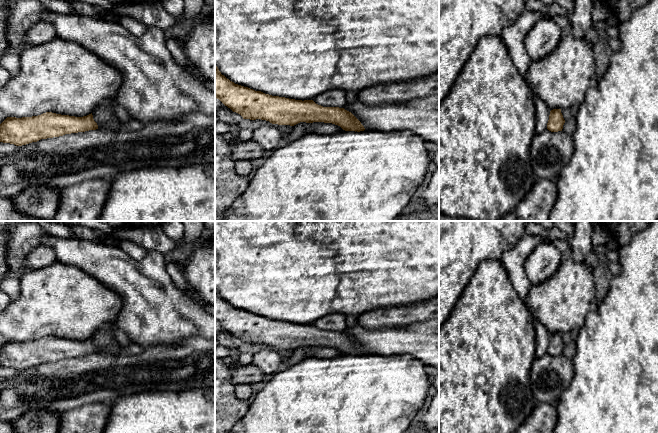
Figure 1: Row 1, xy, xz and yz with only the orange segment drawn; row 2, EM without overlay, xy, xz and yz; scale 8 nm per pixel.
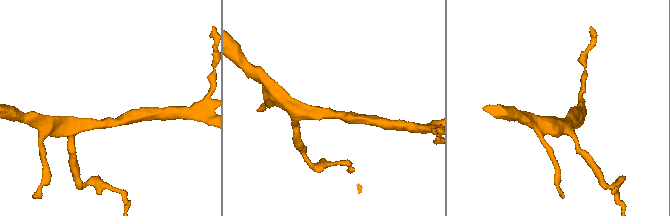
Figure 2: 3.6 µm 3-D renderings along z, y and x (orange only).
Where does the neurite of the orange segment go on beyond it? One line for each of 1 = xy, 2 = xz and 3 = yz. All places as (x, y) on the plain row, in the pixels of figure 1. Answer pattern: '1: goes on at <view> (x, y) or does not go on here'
1: does not go on here
2: does not go on here
3: does not go on here

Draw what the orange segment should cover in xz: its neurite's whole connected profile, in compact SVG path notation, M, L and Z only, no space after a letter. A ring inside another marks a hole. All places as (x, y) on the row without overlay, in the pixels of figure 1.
M215 289L215 321L233 336L240 338L243 343L266 344L272 348L294 350L300 346L324 346L340 350L345 355L364 355L361 346L349 335L339 331L323 331L313 324L295 324L285 321L272 320L261 315L255 315L227 303Z

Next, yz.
M553 333L550 335L547 353L551 356L562 355L565 344L561 337L561 333Z

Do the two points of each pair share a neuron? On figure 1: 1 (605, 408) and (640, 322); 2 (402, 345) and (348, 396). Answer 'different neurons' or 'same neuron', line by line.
1: same neuron
2: different neurons

